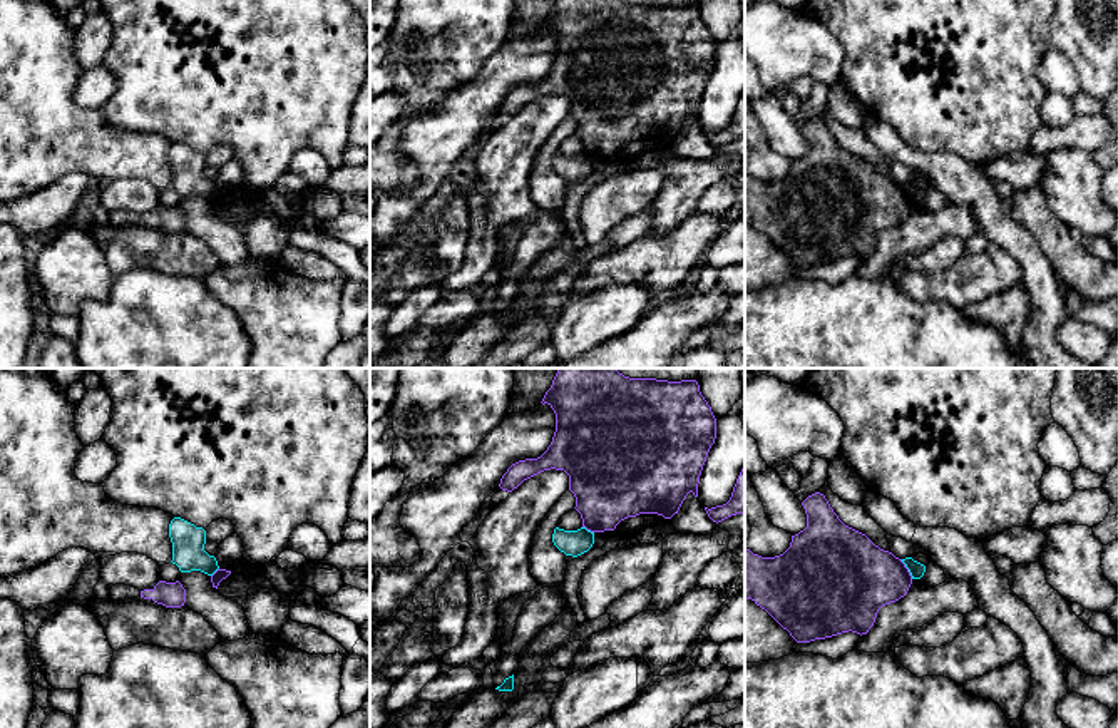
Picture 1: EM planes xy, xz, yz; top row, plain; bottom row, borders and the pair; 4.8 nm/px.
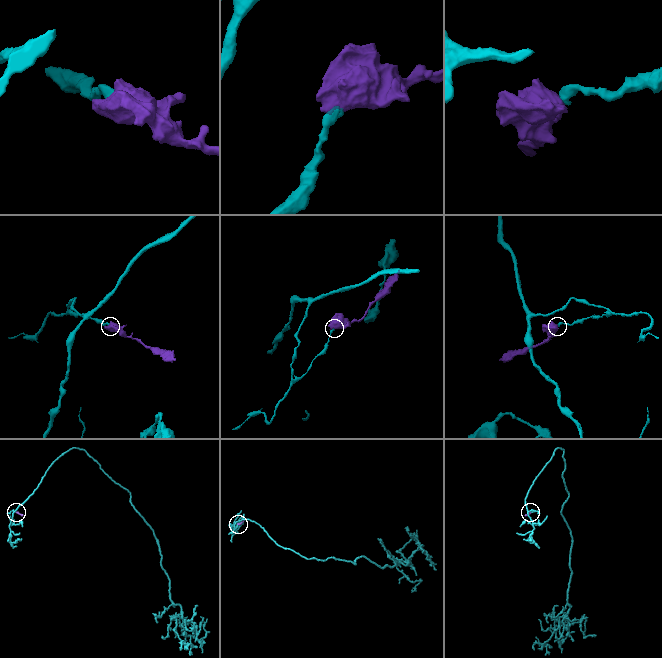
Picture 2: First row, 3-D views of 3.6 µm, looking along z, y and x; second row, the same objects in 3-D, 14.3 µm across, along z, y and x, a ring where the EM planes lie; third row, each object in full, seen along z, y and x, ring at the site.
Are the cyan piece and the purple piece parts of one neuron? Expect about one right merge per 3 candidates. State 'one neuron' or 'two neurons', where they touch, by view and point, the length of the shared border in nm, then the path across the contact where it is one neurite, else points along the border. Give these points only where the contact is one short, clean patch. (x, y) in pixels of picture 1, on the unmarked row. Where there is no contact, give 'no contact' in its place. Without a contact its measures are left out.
two neurons | yz (907, 193) | 110 nm | along yz (901, 184), (912, 203)

